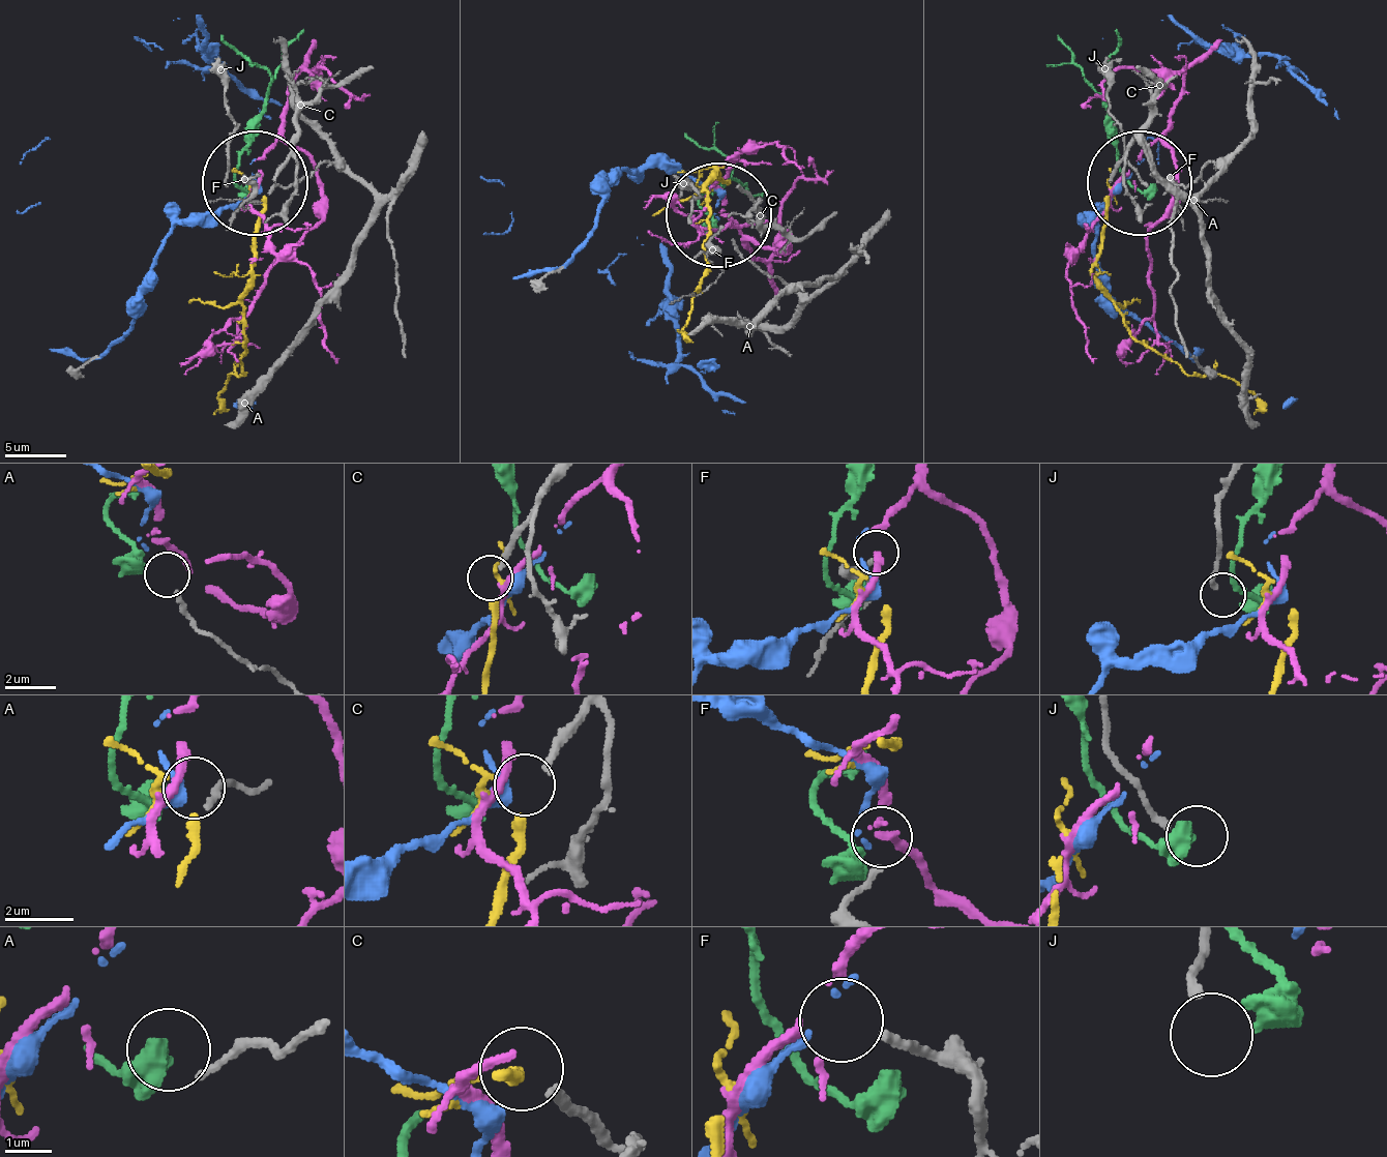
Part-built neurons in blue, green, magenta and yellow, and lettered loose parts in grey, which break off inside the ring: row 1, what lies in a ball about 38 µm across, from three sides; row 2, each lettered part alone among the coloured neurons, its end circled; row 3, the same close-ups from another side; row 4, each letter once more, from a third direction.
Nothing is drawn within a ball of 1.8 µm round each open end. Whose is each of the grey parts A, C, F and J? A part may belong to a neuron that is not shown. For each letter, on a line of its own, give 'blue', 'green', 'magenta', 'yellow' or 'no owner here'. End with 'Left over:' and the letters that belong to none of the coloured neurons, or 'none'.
A: green
C: yellow
F: no owner here
J: no owner here
Left over: F, J

